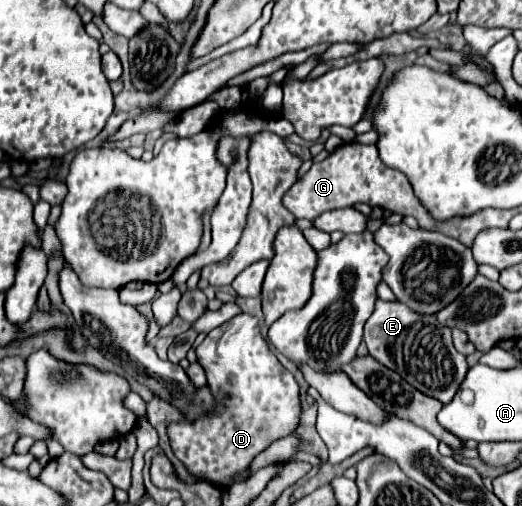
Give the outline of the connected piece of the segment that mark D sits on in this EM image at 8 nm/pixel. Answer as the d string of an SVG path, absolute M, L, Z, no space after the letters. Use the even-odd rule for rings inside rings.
M240 313L234 319L222 323L220 327L212 329L202 345L196 349L198 361L208 373L208 385L216 395L218 409L214 415L202 417L196 423L172 423L168 427L170 443L176 457L196 475L204 477L208 483L222 487L232 483L232 475L242 473L248 463L264 451L272 441L290 435L298 425L300 417L300 399L298 399L298 383L290 371L286 371L276 355L268 349L268 343L260 335L260 321L248 313Z

